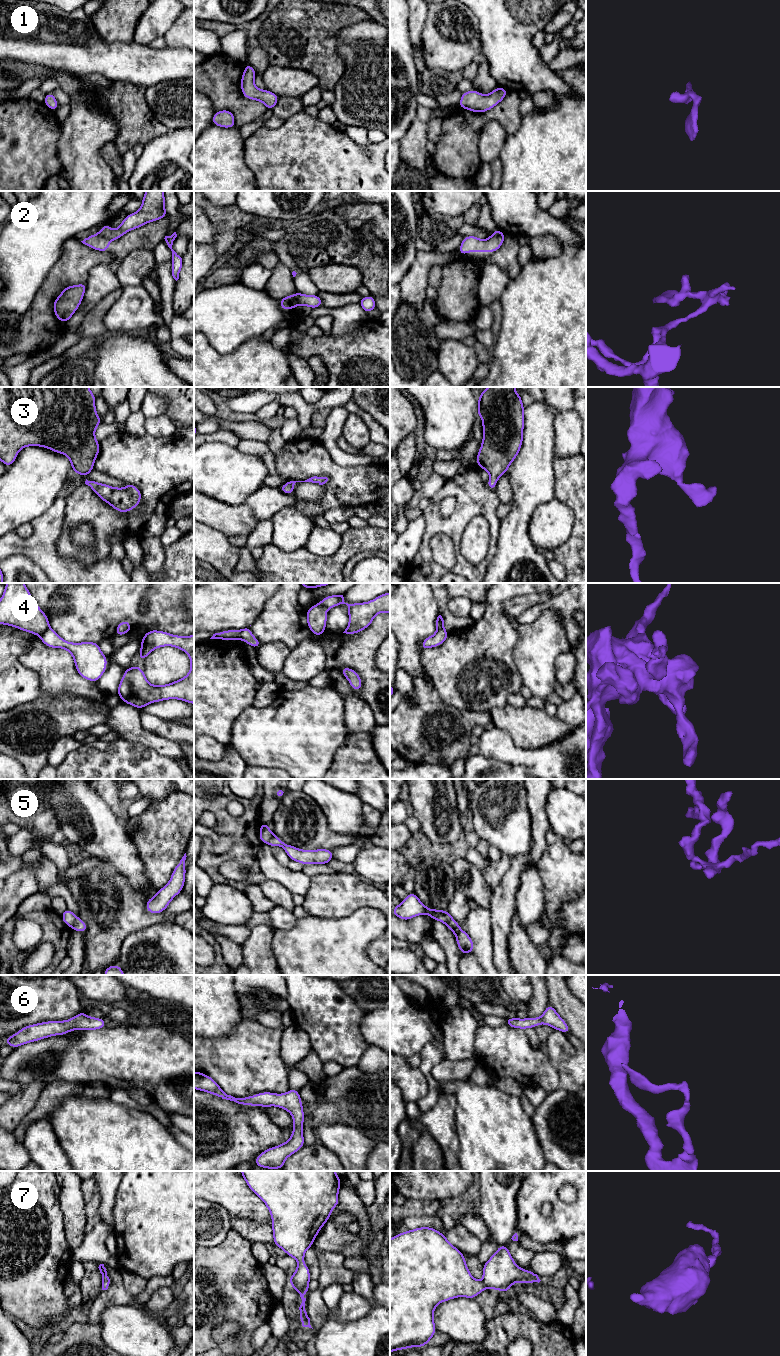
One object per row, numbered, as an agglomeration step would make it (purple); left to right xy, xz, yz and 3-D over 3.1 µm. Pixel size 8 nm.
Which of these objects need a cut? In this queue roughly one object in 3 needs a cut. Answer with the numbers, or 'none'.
2, 4, 5

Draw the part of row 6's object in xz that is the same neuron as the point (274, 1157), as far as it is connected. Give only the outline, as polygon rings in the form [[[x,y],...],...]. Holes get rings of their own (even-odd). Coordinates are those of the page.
[[[194,1071],[194,1089],[211,1093],[222,1099],[234,1101],[244,1106],[276,1106],[290,1112],[293,1117],[293,1132],[288,1141],[279,1146],[271,1147],[255,1158],[255,1165],[267,1169],[283,1169],[287,1157],[301,1149],[304,1143],[302,1126],[304,1125],[304,1112],[301,1097],[297,1090],[290,1089],[284,1094],[262,1092],[244,1098],[235,1098],[226,1094],[217,1082],[208,1075]]]

